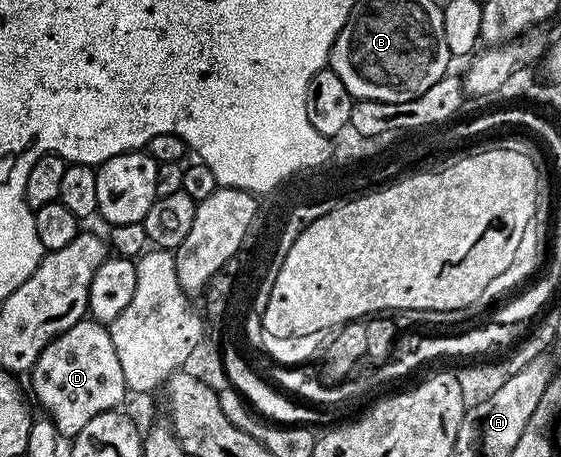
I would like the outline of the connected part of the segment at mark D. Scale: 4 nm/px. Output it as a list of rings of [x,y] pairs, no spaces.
[[[92,320],[77,322],[67,332],[55,336],[39,352],[31,371],[33,394],[42,406],[44,417],[55,424],[58,435],[71,440],[89,421],[108,410],[116,410],[127,396],[122,365],[108,329]]]

